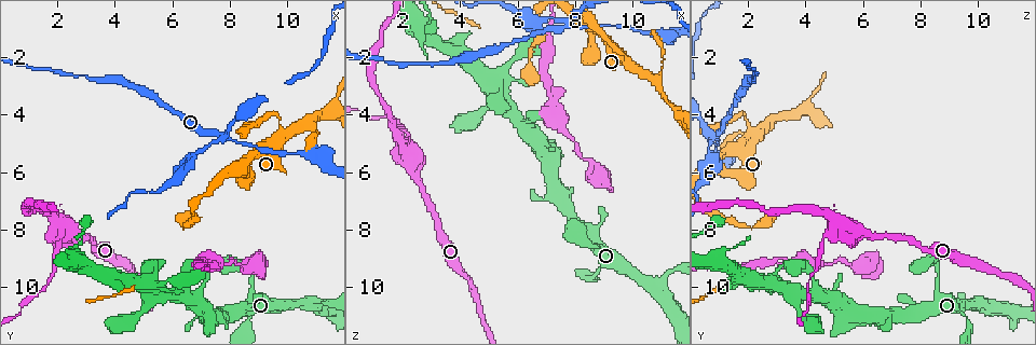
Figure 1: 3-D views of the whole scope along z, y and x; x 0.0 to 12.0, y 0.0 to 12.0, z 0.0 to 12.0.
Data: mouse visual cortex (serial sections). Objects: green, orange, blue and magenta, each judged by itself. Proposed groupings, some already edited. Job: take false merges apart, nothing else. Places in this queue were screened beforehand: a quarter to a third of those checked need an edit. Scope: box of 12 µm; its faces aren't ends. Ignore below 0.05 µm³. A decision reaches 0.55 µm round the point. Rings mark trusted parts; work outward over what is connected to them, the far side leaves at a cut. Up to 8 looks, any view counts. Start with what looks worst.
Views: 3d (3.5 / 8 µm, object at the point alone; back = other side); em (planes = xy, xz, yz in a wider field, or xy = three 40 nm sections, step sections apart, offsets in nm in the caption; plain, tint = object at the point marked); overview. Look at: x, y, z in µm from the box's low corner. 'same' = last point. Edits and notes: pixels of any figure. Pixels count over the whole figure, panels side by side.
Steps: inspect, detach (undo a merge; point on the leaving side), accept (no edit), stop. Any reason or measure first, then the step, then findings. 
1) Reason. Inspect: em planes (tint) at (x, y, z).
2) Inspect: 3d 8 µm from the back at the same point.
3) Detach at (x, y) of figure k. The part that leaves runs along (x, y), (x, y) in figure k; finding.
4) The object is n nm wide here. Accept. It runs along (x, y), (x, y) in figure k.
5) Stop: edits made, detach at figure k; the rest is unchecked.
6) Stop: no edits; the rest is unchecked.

Four-way junction. Inspect: 3d 3.5 µm at (7.7, 4.7, 0.9).

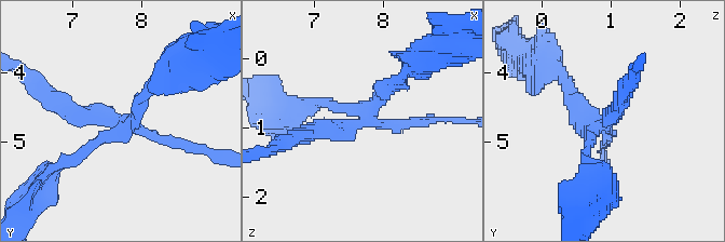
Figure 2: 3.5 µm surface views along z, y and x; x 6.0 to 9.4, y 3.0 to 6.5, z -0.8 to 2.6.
4 arms meet here; the arms are 100, 150, 200, 250 nm wide. Inspect: em xy step 1 (tint) at (7.70, 4.75, 0.90).

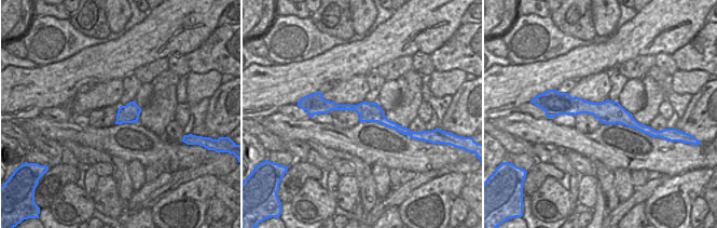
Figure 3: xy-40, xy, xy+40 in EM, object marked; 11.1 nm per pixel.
Another direction. Inspect: em planes (tint) at the same point.

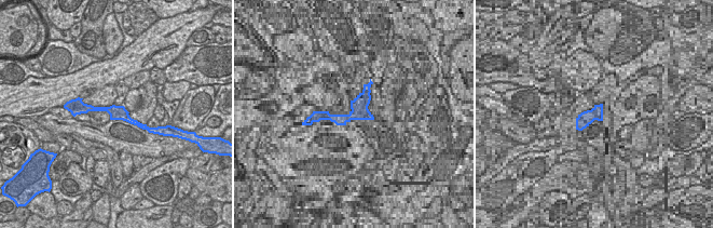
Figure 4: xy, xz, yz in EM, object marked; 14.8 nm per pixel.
Detach at (136, 112) of figure 2. The part that leaves runs along (121, 125), (44, 179) in figure 2; a second cell is stuck on.

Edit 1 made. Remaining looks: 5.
Inspect: overview.

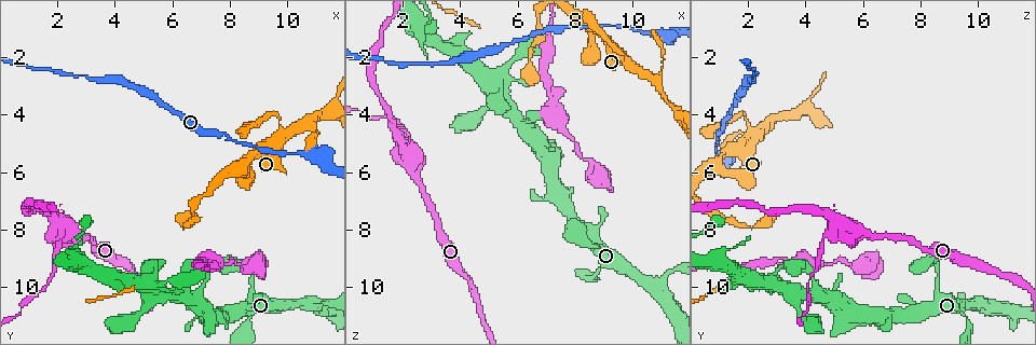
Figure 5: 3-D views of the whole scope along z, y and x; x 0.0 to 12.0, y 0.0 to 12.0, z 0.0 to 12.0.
Abrupt turn. Inspect: 3d 3.5 µm at (9.6, 4.1, 2.0).

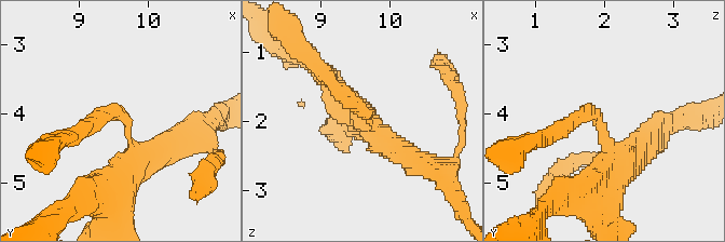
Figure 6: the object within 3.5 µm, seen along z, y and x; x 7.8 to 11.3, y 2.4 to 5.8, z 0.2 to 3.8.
Inspect: em xy step 3 (tint) at (9.70, 4.10, 1.95).

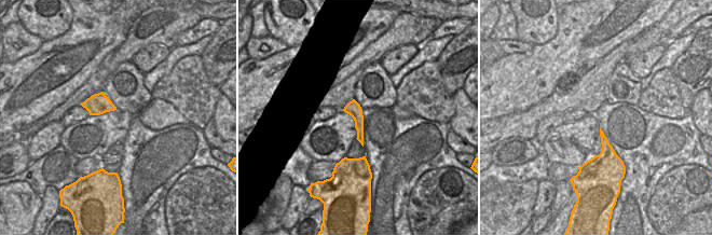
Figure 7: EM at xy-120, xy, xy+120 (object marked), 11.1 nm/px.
The object is 170 nm wide here. Accept. It runs along (367, 124), (317, 67) in figure 6; all the same cell.

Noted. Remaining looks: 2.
Thick turns thin. Inspect: 3d 8 µm at (2.3, 8.2, 5.1).

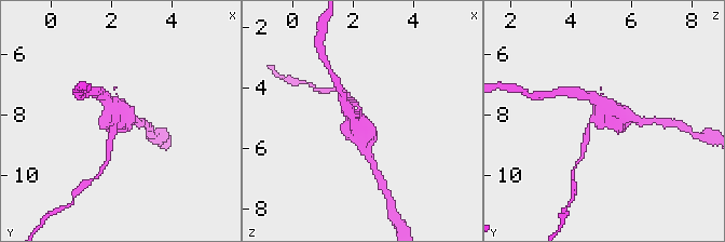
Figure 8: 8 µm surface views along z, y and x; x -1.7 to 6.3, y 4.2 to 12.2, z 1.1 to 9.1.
Inspect: em xy step 5 (tint) at (2.2, 8.1, 5.0).

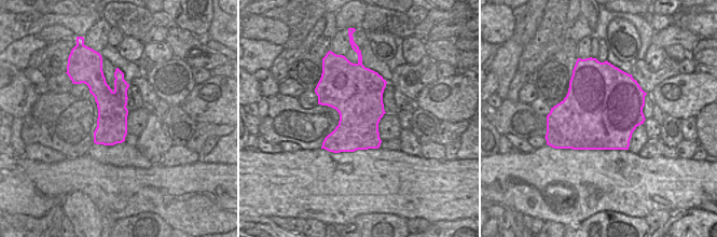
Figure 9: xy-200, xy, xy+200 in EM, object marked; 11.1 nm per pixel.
Detach at (109, 143) of figure 8. The part that leaves runs along (117, 121), (106, 162) in figure 8; a second cell is stuck on.

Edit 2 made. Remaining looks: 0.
Stop: edits made, detach at figure 2, detach at figure 8; the rest is unchecked.

